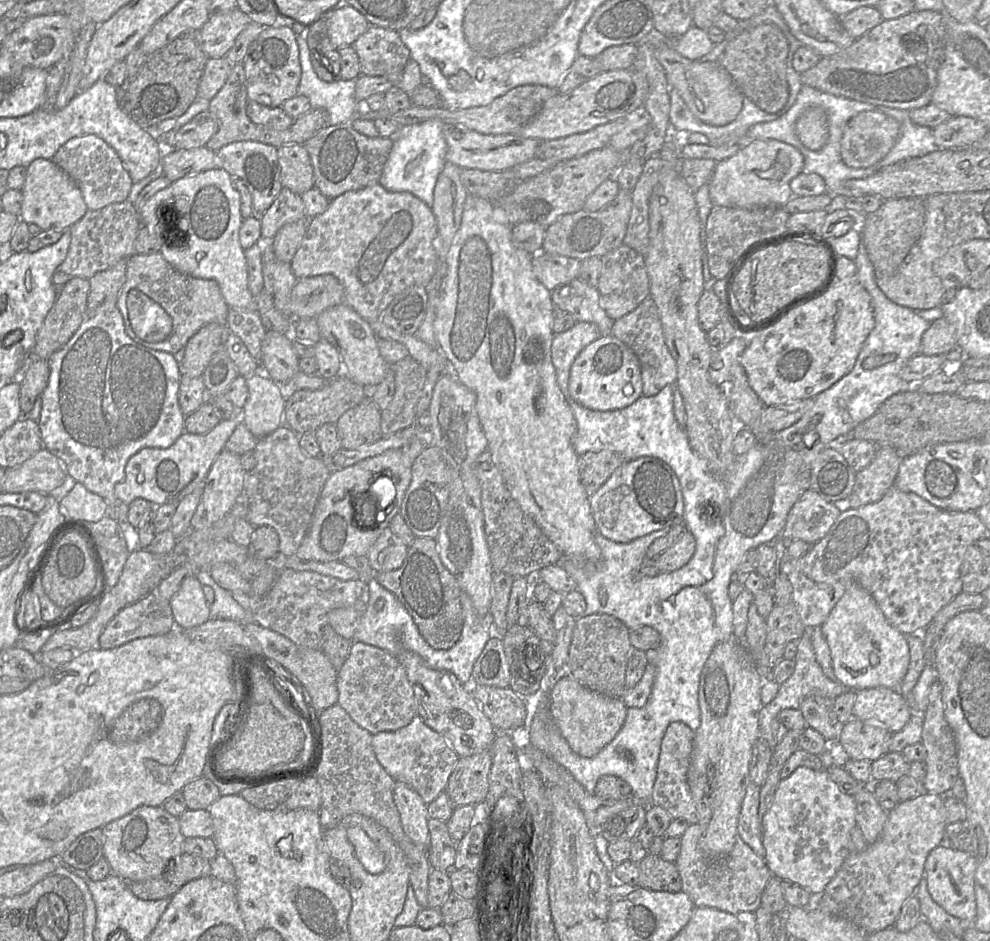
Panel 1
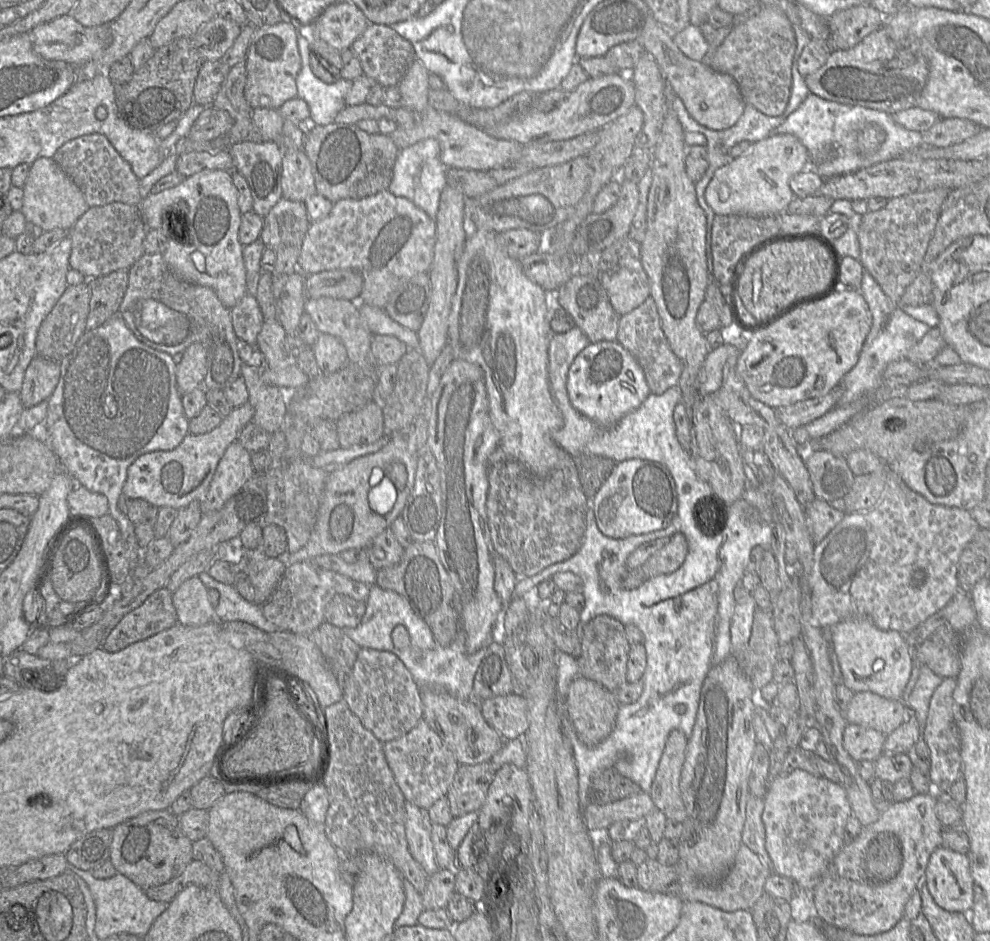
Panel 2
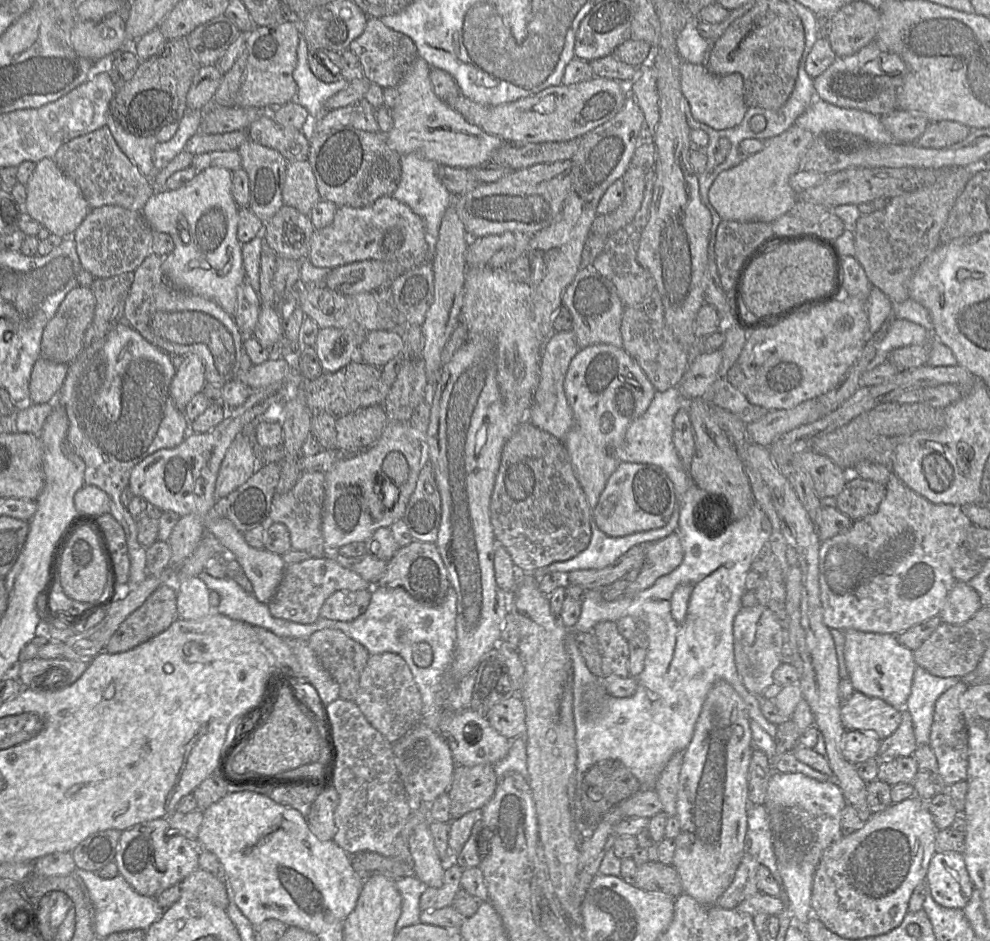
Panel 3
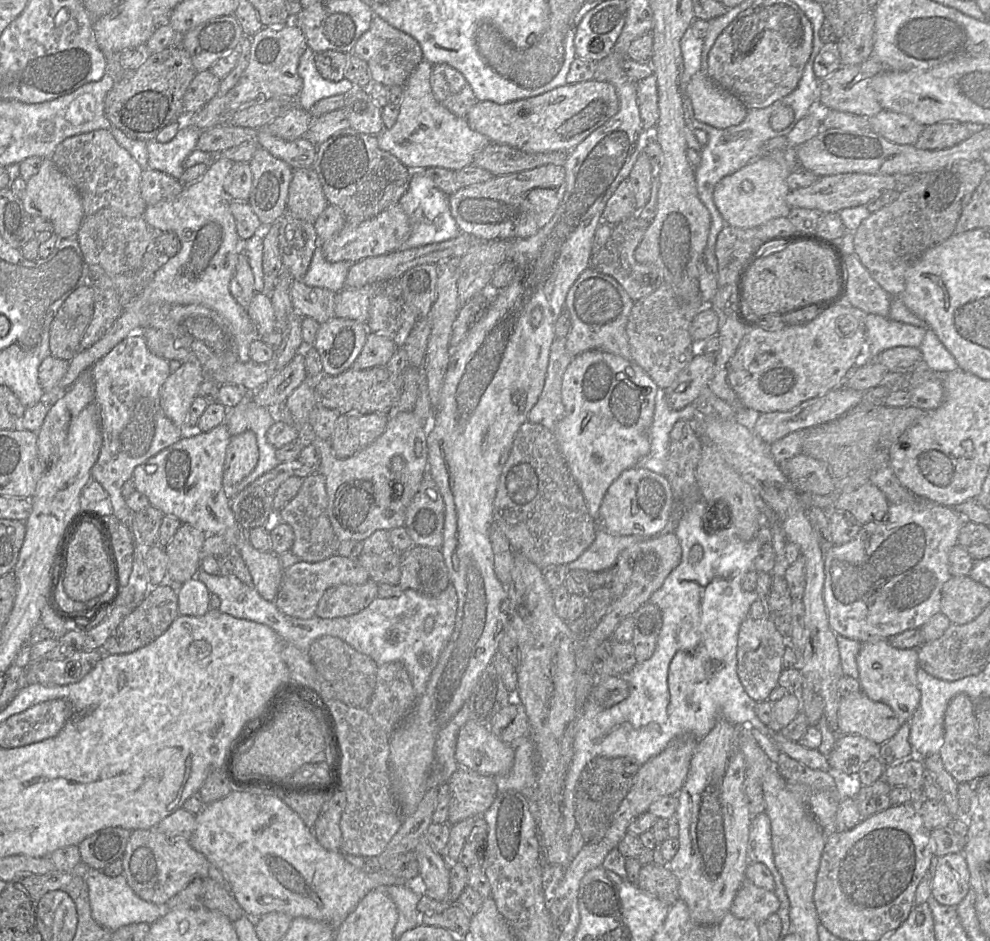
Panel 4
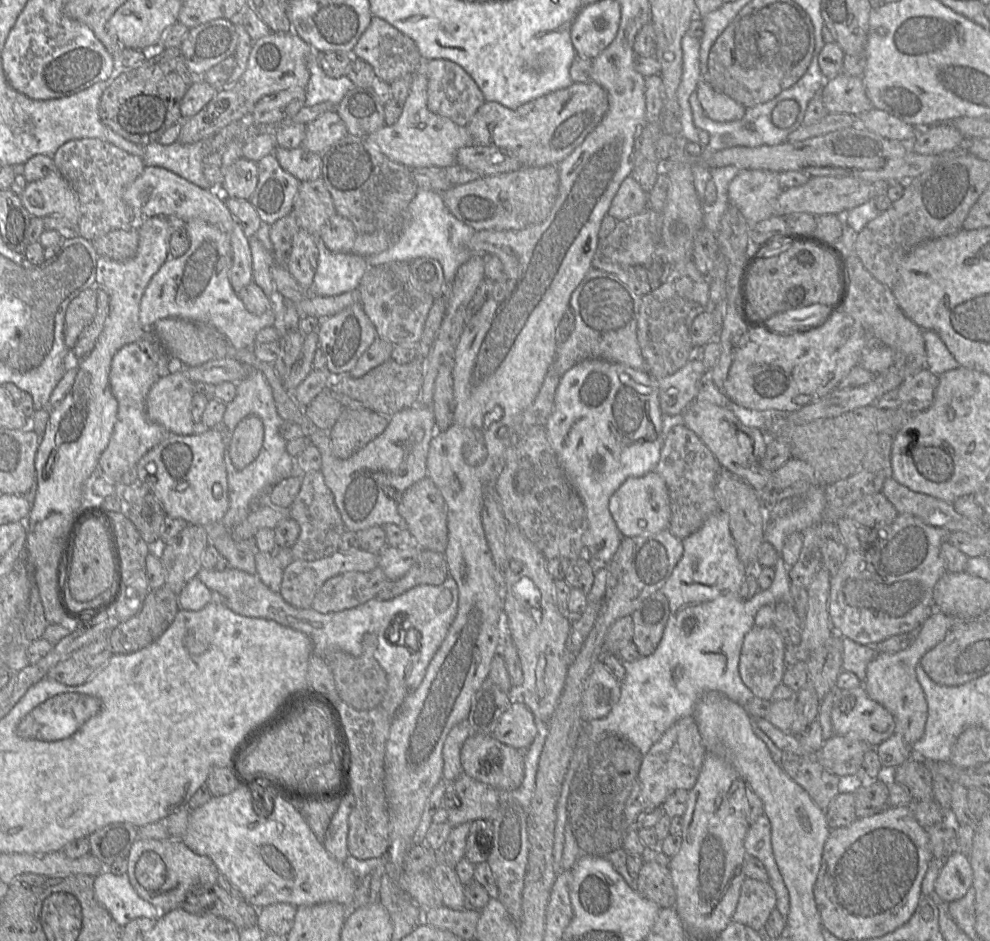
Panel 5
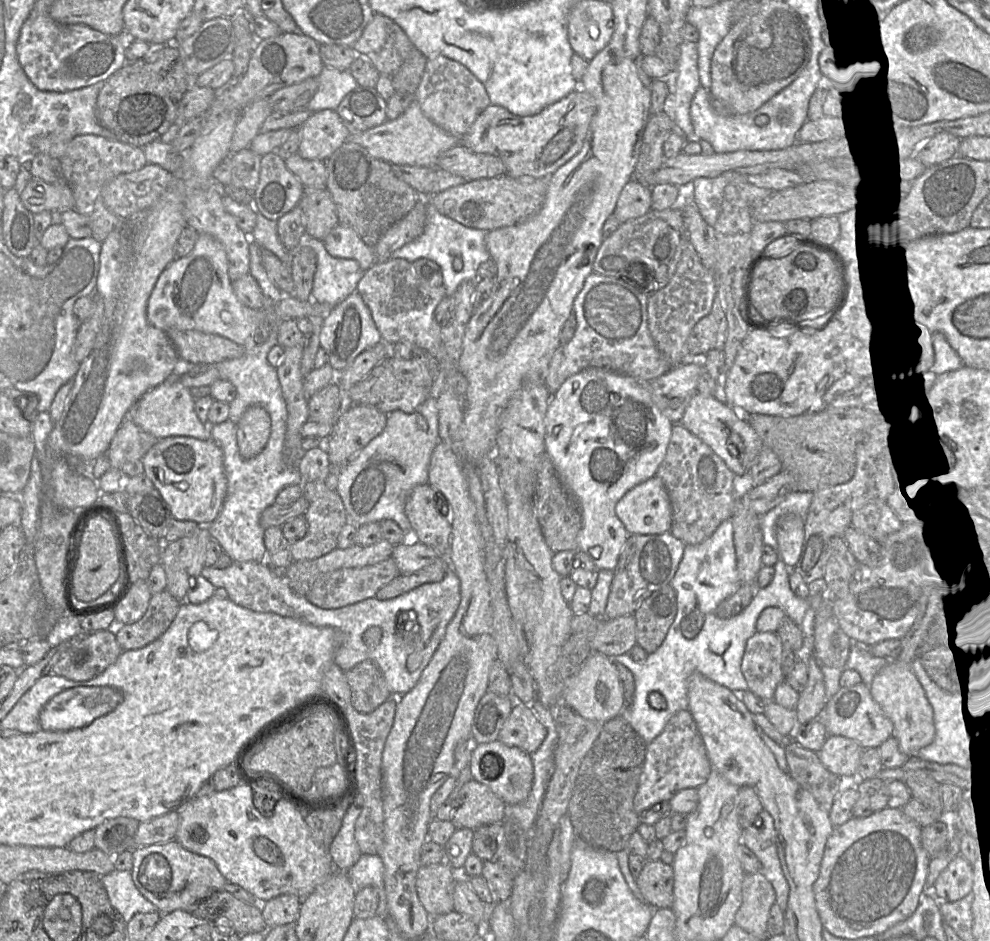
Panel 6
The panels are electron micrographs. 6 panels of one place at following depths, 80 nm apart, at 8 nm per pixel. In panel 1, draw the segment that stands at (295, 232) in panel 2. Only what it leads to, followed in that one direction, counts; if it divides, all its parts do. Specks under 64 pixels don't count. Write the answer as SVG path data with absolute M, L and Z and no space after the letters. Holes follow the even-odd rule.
M283 187L271 206L260 216L262 241L270 242L282 226L305 217L301 196Z

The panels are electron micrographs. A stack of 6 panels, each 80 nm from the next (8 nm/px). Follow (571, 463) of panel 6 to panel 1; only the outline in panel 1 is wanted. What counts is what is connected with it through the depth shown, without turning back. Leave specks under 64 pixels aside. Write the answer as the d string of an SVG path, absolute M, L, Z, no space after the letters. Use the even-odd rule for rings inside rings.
M612 334L599 337L575 358L570 370L569 392L577 403L591 410L614 411L630 406L642 396L637 356Z

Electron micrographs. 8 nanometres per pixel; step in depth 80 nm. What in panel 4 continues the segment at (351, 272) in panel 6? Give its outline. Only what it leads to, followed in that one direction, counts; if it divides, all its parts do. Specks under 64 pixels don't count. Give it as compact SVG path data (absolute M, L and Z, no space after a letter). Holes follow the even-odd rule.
M319 242L302 282L338 293L345 288L345 279L351 266L350 261L328 262L323 256Z

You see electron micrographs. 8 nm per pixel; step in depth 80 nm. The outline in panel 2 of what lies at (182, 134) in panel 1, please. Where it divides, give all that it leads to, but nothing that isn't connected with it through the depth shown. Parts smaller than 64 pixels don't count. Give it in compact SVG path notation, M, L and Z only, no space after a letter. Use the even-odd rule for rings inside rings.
M207 106L193 123L187 137L193 141L211 141L225 136L233 126L233 119L225 110Z

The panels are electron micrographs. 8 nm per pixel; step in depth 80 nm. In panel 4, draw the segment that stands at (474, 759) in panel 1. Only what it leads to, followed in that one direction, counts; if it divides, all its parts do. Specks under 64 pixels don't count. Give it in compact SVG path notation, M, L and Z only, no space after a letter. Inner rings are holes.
M461 766L449 778L447 785L451 792L447 822L450 825L482 816L498 793L493 776L481 775Z

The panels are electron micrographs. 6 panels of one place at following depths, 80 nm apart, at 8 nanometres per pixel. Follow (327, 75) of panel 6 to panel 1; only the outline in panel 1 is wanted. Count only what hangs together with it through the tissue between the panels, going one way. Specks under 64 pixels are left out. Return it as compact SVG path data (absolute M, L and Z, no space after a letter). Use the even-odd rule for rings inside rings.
M297 35L301 78L298 94L306 96L311 109L328 112L328 126L351 122L362 104L355 98L356 79L326 82L315 73L304 35Z

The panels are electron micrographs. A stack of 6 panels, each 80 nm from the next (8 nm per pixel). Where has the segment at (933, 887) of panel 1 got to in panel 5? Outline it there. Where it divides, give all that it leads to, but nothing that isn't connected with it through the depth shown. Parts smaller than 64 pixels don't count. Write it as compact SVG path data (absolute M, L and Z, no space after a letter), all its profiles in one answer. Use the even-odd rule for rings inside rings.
M960 851L947 856L935 881L934 891L947 903L963 898L973 883L969 857Z

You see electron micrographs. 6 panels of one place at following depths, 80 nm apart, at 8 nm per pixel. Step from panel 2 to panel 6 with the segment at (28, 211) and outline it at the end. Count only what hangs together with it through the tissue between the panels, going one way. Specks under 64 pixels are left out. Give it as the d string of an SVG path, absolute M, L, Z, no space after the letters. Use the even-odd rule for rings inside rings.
M31 177L19 196L22 204L33 214L45 210L62 213L75 207L73 192L68 183L50 184Z

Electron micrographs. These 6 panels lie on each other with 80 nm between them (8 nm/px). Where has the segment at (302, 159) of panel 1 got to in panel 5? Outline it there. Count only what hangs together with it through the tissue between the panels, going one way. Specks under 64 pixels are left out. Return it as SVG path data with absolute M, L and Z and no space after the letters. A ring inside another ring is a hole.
M322 178L300 182L291 213L300 229L319 235L325 223L336 213L331 194Z

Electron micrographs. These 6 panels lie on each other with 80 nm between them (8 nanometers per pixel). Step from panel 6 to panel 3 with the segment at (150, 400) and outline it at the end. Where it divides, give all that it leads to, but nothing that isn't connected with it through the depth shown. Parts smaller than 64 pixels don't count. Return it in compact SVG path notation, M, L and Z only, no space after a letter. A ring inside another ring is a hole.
M194 353L183 355L183 361L170 384L170 393L175 406L182 412L186 405L206 384L201 358Z

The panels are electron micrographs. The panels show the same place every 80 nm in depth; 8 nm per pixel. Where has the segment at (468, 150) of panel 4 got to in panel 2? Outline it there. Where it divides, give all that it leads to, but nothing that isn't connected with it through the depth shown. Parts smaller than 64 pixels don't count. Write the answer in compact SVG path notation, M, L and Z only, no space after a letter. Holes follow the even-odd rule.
M416 59L398 84L402 96L402 107L410 113L410 120L397 124L396 130L389 135L399 149L434 138L440 145L440 160L447 168L483 172L501 167L506 163L517 162L520 159L523 148L520 143L491 137L482 129L466 123L458 116L432 107L428 102L430 90L428 76L427 68Z

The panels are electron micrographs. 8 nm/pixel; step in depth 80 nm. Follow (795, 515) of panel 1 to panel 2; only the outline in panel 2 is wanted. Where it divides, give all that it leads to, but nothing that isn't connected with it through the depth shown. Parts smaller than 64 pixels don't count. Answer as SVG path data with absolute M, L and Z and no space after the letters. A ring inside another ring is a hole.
M815 498L804 507L813 542L817 545L843 519L846 512L833 508L827 501Z

